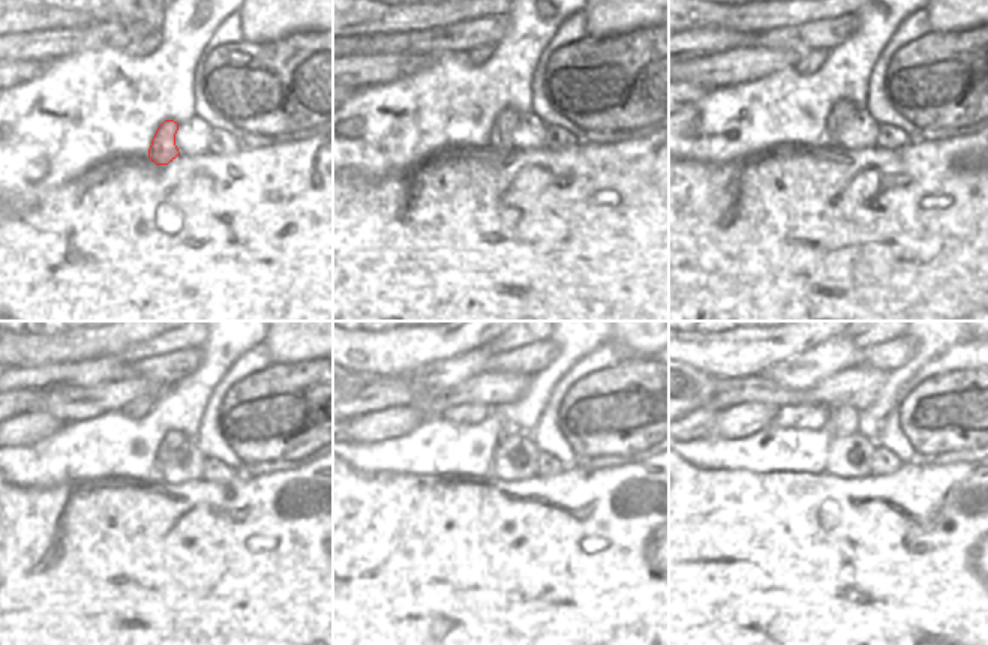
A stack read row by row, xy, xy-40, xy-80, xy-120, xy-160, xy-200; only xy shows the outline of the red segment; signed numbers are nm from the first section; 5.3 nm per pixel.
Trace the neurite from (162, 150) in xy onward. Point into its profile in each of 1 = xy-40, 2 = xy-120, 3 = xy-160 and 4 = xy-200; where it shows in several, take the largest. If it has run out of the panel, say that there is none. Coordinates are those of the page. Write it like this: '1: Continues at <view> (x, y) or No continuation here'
1: Continues at xy-40 (505, 122)
2: Continues at xy-120 (171, 441)
3: Continues at xy-160 (508, 429)
4: Continues at xy-200 (843, 419)

